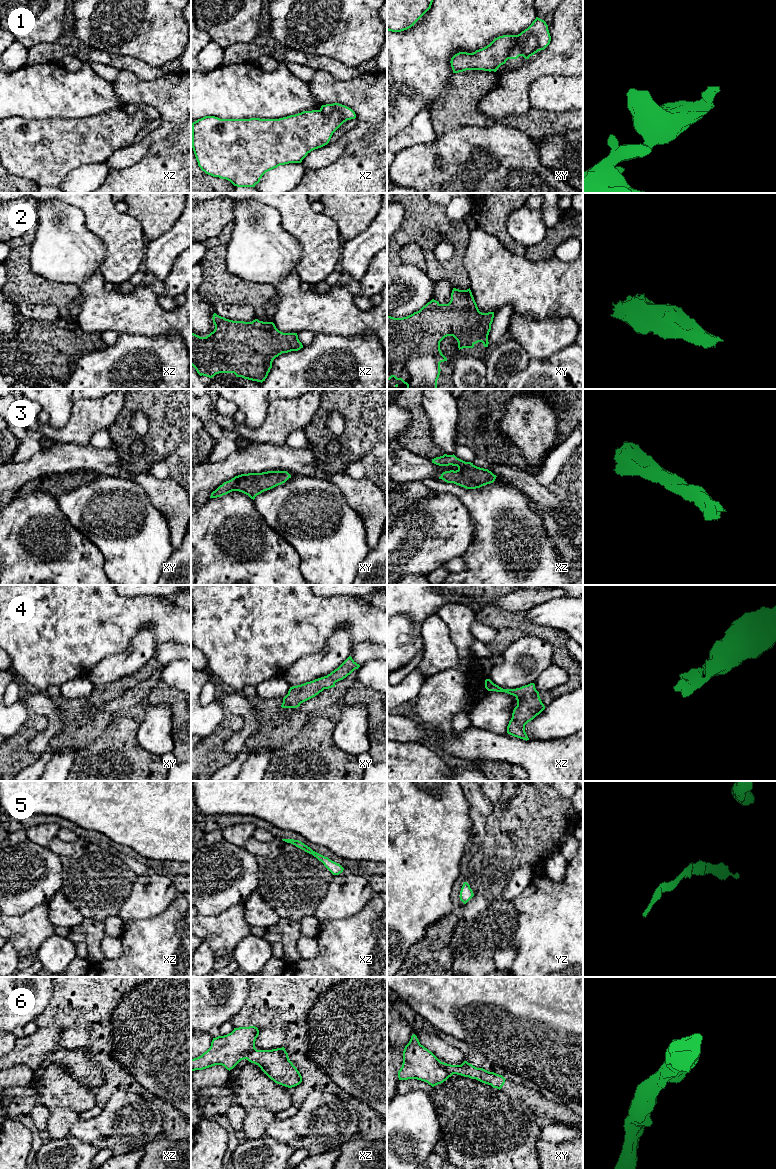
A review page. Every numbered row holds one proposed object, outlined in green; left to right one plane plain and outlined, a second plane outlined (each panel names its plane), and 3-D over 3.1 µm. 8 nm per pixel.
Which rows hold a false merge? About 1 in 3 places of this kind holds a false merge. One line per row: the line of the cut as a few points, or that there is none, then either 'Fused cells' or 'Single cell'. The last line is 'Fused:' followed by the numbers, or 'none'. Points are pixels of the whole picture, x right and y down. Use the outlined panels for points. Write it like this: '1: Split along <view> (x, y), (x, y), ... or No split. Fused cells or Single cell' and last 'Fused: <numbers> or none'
1: Split along xy (532, 35), (523, 43), (523, 53), (526, 56). Fused cells
2: No split. Single cell
3: No split. Single cell
4: No split. Single cell
5: No split. Single cell
6: Split along xz (255, 1048), (241, 1059). Fused cells
Fused: 1, 6

